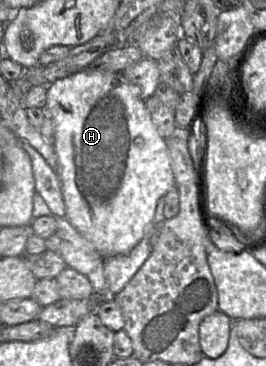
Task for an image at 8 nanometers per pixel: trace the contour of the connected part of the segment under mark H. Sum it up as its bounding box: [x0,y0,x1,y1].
[44,67,175,257]

